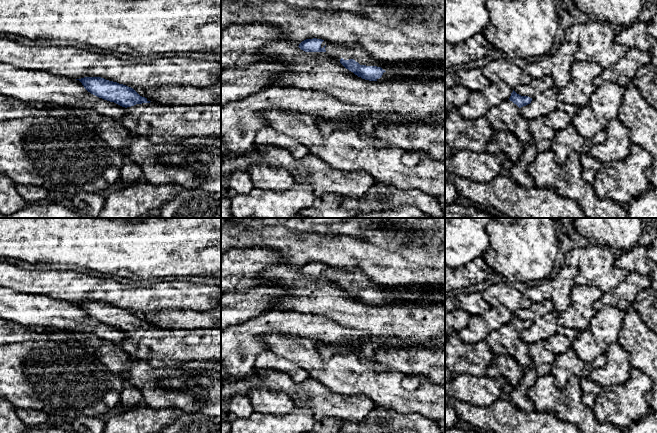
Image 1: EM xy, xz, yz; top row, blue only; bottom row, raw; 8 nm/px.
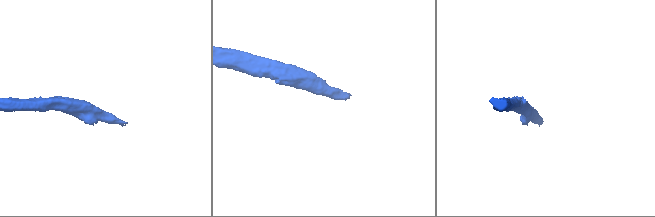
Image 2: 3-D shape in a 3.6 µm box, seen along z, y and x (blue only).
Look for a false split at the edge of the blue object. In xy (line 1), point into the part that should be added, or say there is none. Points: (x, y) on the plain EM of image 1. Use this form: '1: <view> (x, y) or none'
1: xy (162, 348)

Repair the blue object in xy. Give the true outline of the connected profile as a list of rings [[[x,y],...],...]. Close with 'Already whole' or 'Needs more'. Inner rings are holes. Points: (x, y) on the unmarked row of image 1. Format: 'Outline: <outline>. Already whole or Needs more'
Outline: [[[101,301],[79,304],[91,318],[125,331],[127,337],[120,347],[133,359],[145,361],[153,368],[170,369],[182,362],[221,362],[221,329],[160,329],[140,320],[133,312]]]. Needs more

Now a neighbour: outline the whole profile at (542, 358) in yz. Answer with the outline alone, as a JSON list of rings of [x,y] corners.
[[[542,341],[528,344],[528,347],[528,353],[537,375],[544,376],[550,374],[556,355],[549,351]]]

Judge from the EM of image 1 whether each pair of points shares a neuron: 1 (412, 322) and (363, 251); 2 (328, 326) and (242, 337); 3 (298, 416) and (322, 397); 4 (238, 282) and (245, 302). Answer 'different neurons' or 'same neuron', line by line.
1: different neurons
2: same neuron
3: different neurons
4: different neurons

